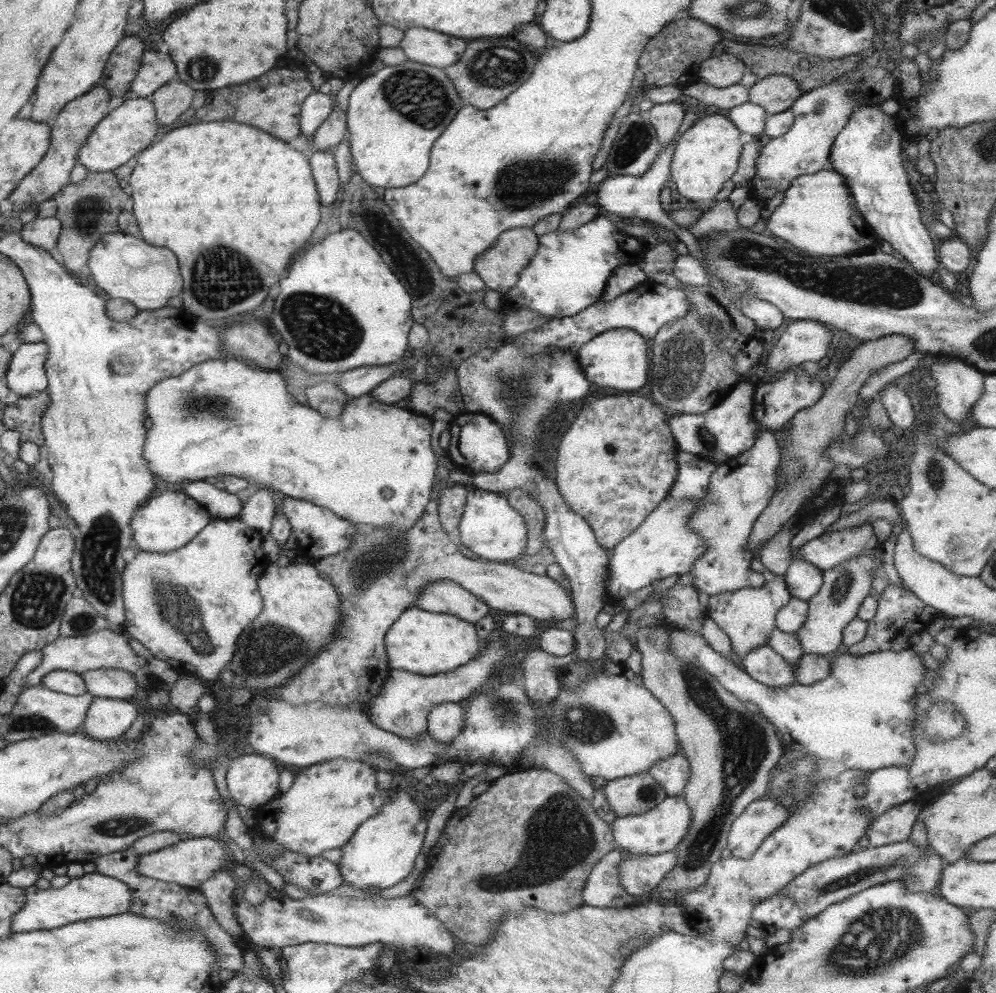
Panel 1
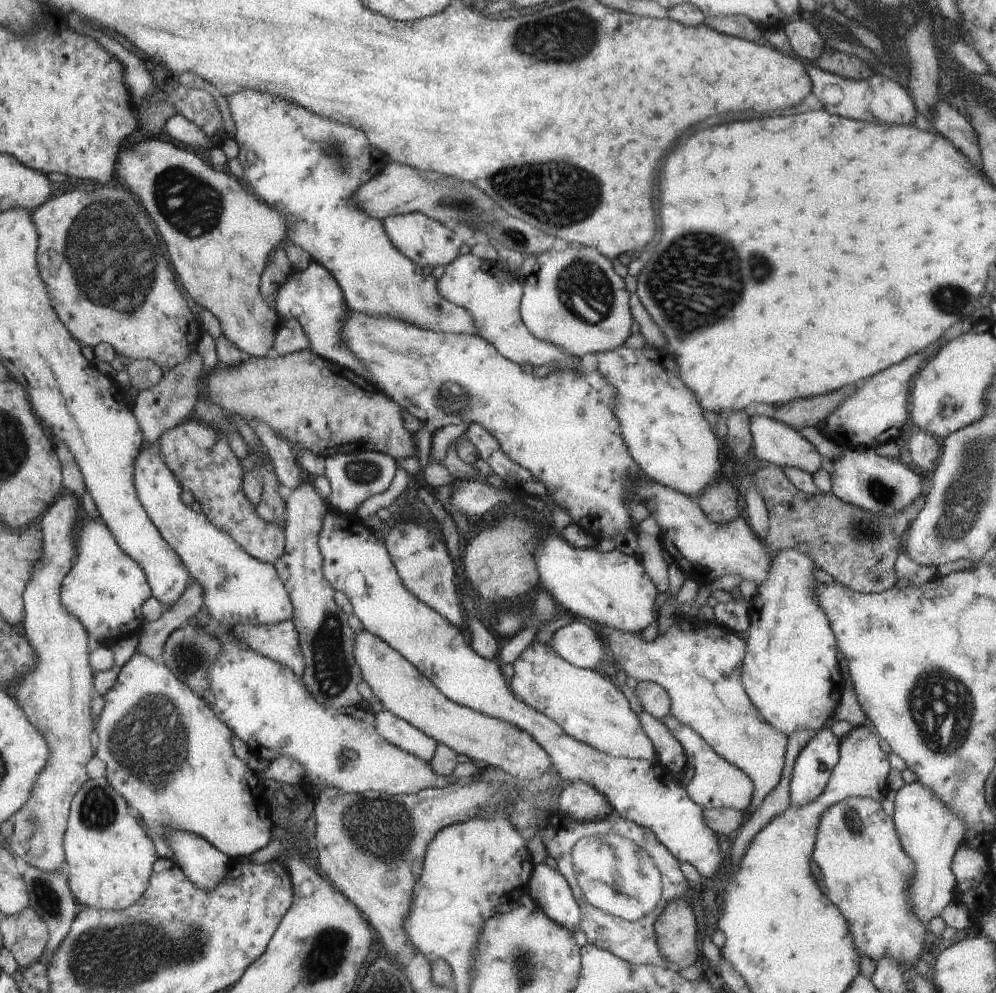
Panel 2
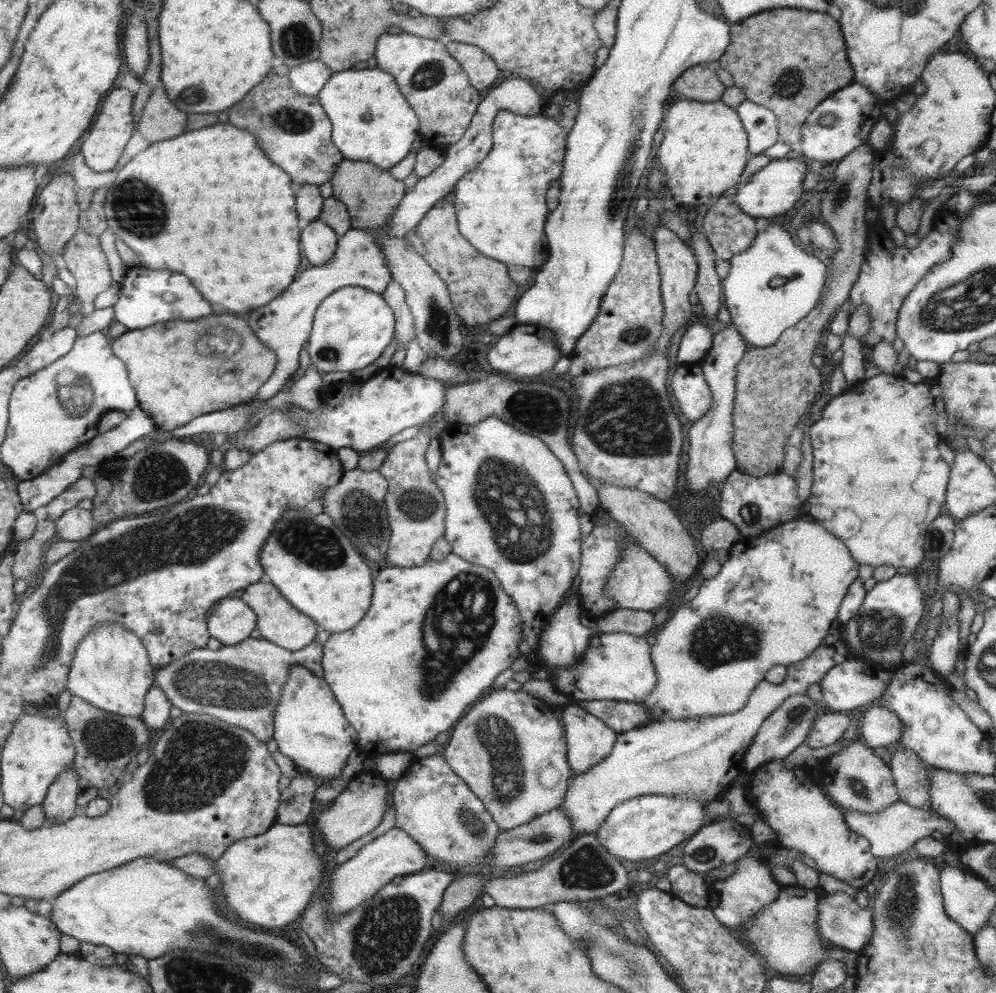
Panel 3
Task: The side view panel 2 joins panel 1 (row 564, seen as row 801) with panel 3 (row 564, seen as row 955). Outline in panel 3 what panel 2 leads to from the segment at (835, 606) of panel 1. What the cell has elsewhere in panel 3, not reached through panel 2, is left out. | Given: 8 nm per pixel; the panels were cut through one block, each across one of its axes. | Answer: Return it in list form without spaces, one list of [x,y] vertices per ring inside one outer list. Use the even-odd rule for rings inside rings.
[[[881,372],[871,378],[864,378],[862,381],[855,382],[845,392],[831,399],[824,409],[821,410],[820,419],[816,423],[812,423],[809,428],[809,434],[813,447],[813,478],[812,491],[808,498],[801,504],[800,519],[809,520],[816,524],[820,524],[822,528],[826,528],[832,537],[841,541],[850,552],[850,556],[859,565],[866,564],[870,568],[878,568],[886,565],[900,568],[906,566],[916,572],[924,560],[924,536],[928,525],[942,512],[942,506],[946,504],[946,489],[950,478],[950,466],[942,459],[938,450],[938,442],[943,440],[948,432],[948,423],[950,417],[944,410],[942,393],[938,385],[927,385],[922,382],[910,383],[903,379],[899,374],[886,374]],[[922,476],[922,478],[920,478]],[[916,480],[924,480],[918,488],[916,488]]]

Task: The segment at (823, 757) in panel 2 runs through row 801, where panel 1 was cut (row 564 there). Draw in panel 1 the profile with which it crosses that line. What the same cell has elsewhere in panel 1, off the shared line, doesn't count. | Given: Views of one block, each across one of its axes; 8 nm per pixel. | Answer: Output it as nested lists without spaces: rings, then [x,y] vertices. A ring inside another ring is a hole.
[[[802,557],[791,559],[784,578],[791,596],[805,601],[809,601],[823,584],[822,569],[815,567],[812,563],[808,563]]]

